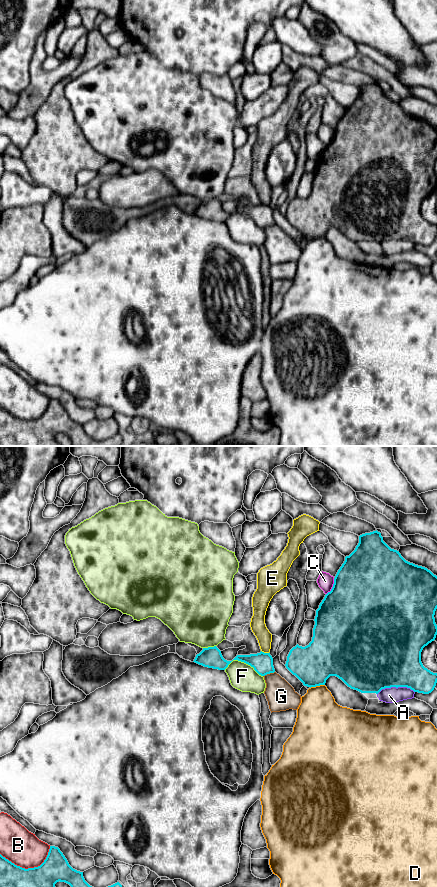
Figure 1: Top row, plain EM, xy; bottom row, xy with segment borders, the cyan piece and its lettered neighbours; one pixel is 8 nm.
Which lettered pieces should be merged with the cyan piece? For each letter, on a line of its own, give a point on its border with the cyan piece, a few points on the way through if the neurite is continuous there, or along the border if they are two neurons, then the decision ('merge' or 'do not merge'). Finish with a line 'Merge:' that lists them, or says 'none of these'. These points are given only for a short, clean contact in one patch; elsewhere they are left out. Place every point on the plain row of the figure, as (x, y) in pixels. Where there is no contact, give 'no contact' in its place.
A: xy (395, 238) | do not merge
B: xy (29, 420) | do not merge
C: xy (333, 138) | do not merge
D: xy (317, 237) | do not merge
E: xy (265, 205) | along xy (261, 202), (268, 205) | do not merge
F: xy (243, 213) | do not merge
G: xy (268, 225) | do not merge
Merge: none of these

